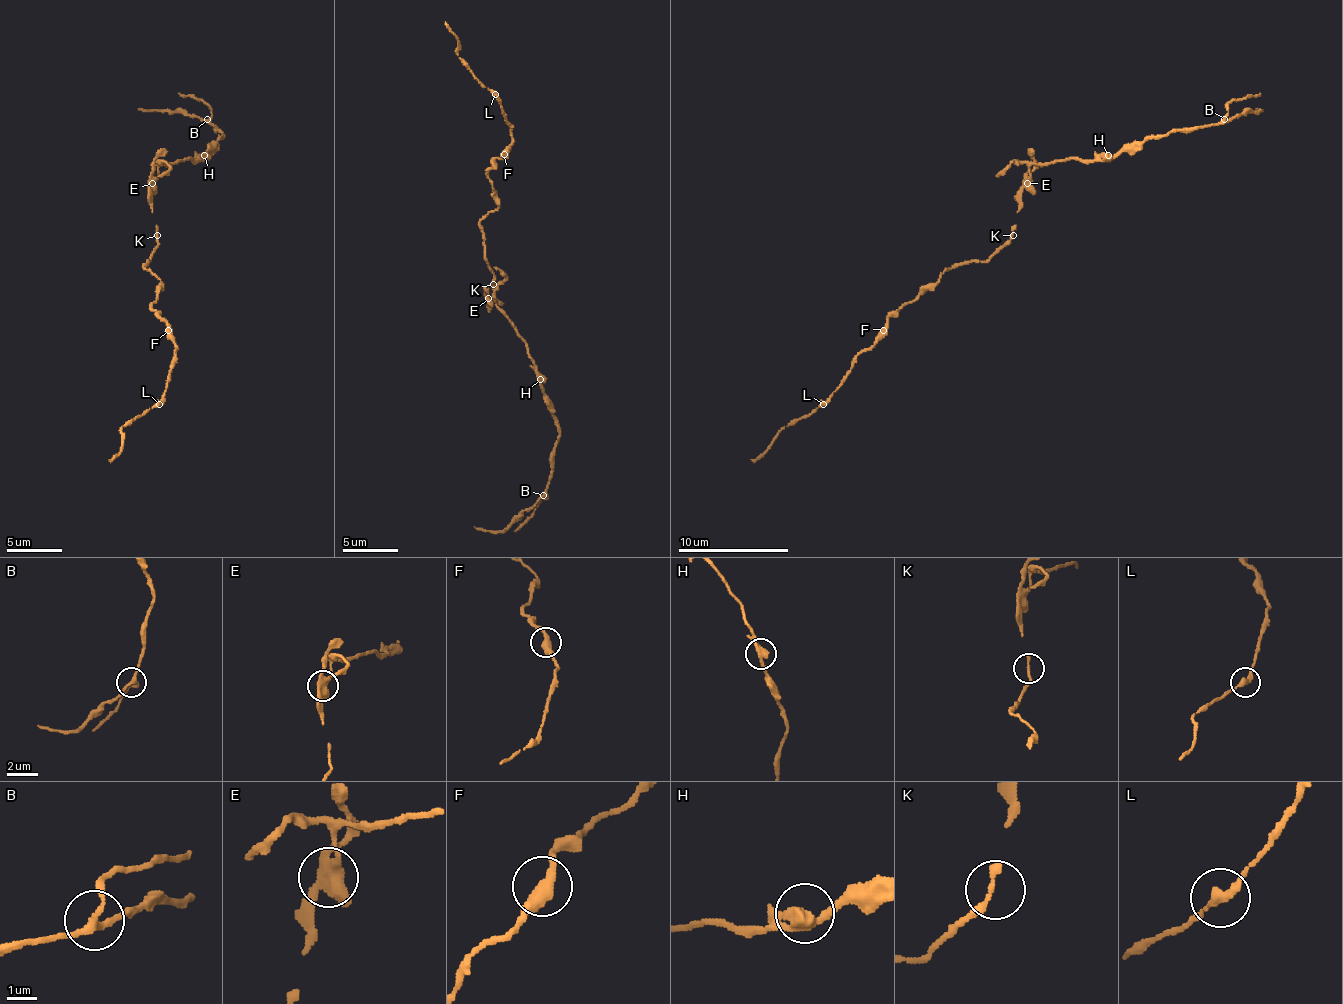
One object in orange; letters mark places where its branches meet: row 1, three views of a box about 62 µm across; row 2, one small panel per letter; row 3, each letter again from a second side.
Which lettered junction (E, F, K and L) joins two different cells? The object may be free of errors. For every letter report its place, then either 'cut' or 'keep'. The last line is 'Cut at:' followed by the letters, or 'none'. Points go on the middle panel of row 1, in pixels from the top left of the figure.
E: at (488, 298); cut
F: at (504, 154); keep
K: at (493, 284); keep
L: at (495, 94); keep
Cut at: E

